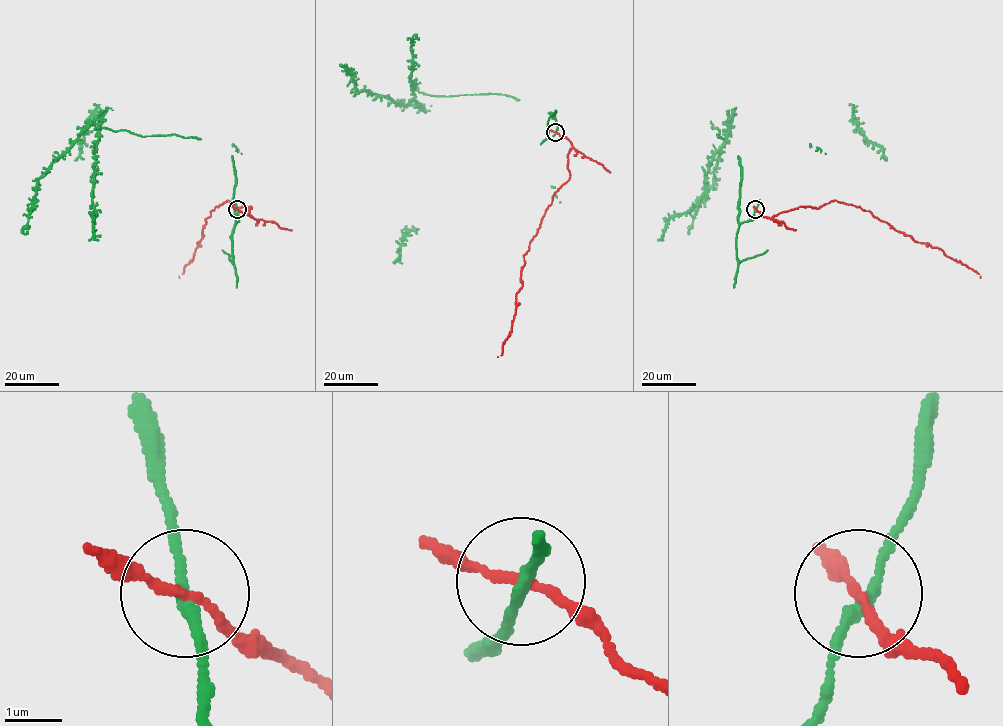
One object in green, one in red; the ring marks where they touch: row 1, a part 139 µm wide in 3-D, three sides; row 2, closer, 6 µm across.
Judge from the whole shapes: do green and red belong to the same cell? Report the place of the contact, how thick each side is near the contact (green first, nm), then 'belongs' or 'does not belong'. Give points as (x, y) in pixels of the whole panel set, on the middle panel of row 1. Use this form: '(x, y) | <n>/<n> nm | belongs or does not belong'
(555, 132) | 180/150 nm | does not belong

